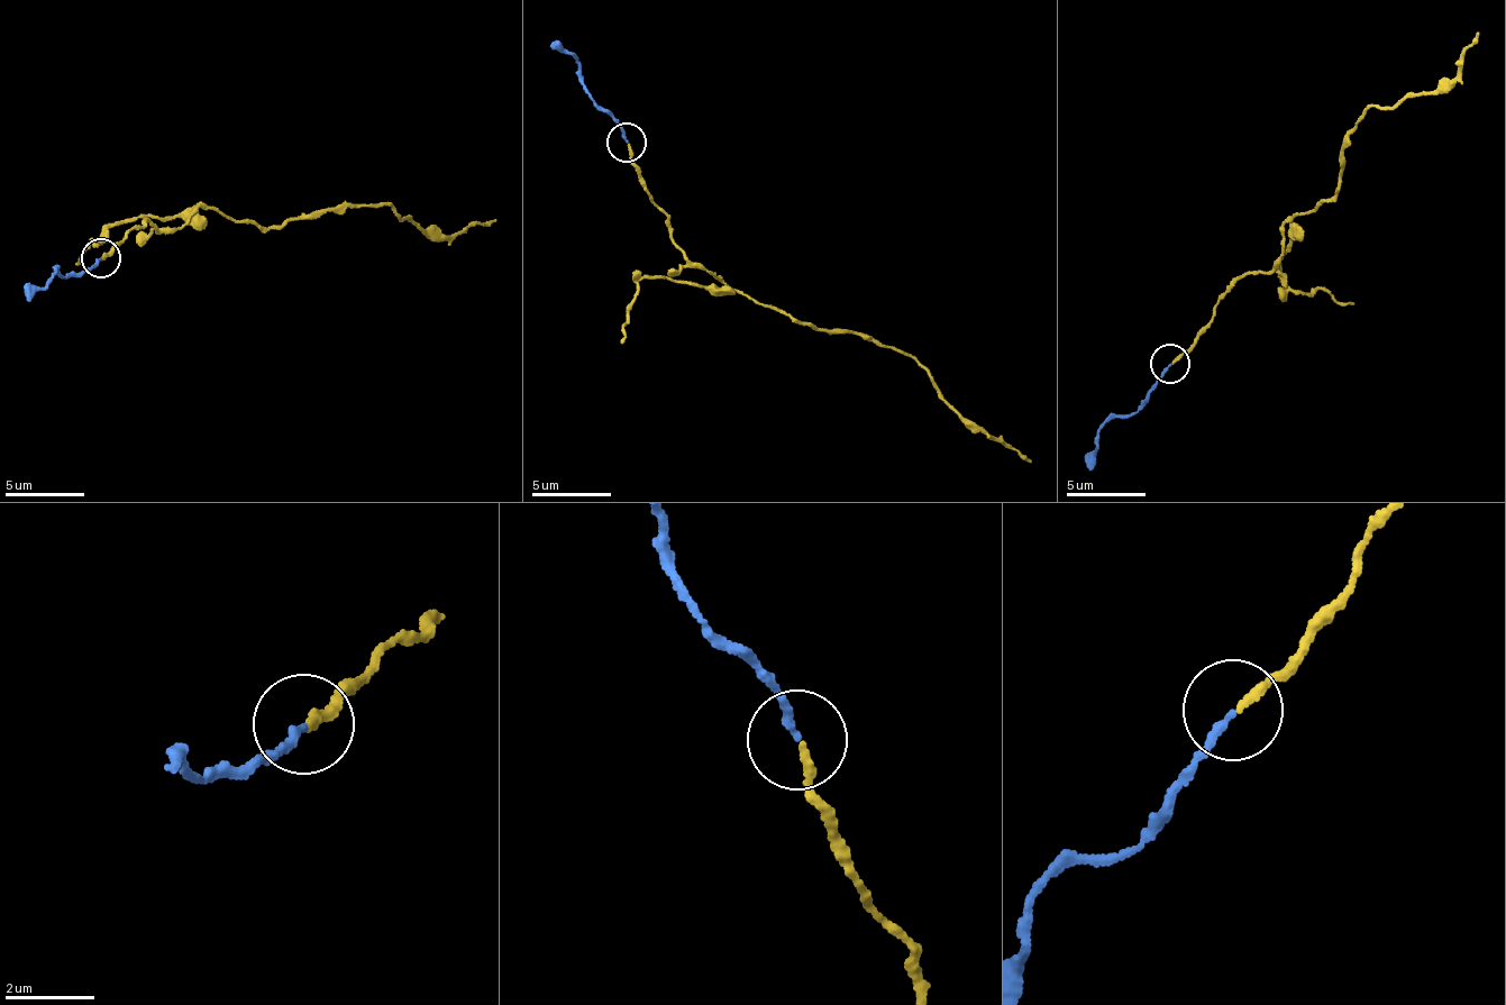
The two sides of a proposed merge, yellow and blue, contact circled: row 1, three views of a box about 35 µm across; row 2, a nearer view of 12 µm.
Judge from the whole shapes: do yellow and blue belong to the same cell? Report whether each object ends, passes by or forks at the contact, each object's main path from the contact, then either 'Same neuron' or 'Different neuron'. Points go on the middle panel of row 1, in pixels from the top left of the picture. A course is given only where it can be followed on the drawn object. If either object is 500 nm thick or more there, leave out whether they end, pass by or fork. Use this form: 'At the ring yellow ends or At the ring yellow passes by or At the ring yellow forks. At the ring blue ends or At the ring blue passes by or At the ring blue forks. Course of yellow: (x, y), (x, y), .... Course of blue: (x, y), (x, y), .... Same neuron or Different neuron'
At the ring yellow ends. At the ring blue ends. Course of yellow: (628, 144), (673, 231), (672, 244), (691, 264), (794, 320), (907, 353), (938, 392), (1030, 463). Course of blue: (628, 144), (557, 40). Same neuron

